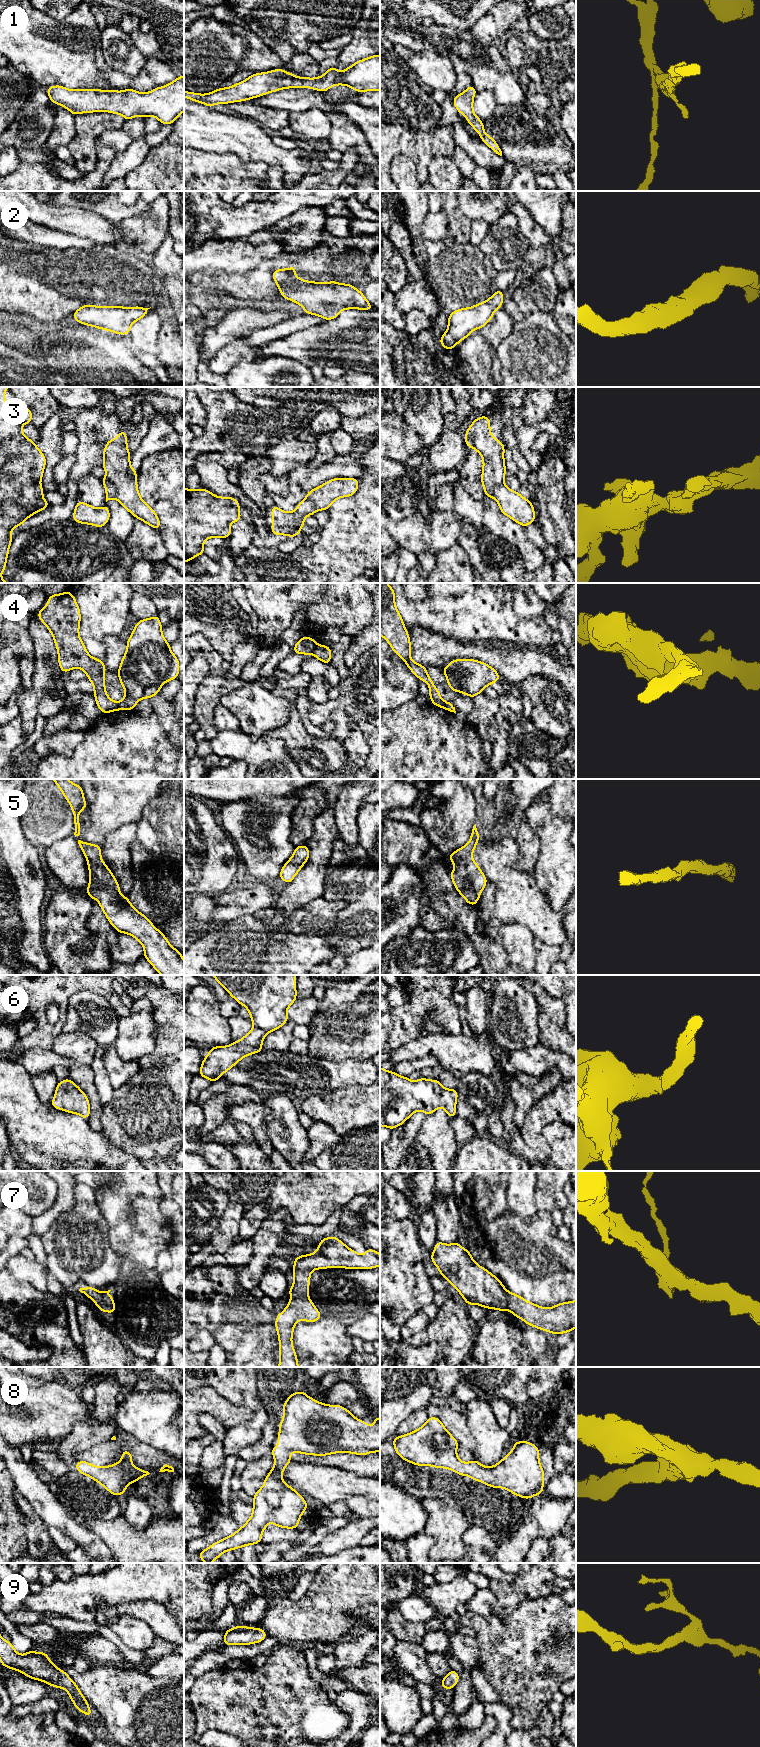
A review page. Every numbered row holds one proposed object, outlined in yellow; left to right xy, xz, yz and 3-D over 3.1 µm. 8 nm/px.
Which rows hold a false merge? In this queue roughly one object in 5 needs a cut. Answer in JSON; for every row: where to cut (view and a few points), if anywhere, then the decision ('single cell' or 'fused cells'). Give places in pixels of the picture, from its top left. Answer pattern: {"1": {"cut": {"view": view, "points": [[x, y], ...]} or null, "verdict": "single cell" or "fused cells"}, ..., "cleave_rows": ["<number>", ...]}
{"1": {"cut": null, "verdict": "single cell"}, "2": {"cut": null, "verdict": "single cell"}, "3": {"cut": {"view": "xy", "points": [[105, 476], [115, 487], [116, 498]]}, "verdict": "fused cells"}, "4": {"cut": {"view": "xz", "points": [[317, 645], [311, 653]]}, "verdict": "fused cells"}, "5": {"cut": null, "verdict": "single cell"}, "6": {"cut": null, "verdict": "single cell"}, "7": {"cut": null, "verdict": "single cell"}, "8": {"cut": null, "verdict": "single cell"}, "9": {"cut": null, "verdict": "single cell"}, "cleave_rows": ["3", "4"]}

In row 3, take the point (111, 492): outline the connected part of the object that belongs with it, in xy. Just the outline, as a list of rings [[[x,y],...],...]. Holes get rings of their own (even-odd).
[[[102,478],[102,482],[106,489],[106,502],[110,499],[116,499],[117,489],[116,487],[106,478]]]

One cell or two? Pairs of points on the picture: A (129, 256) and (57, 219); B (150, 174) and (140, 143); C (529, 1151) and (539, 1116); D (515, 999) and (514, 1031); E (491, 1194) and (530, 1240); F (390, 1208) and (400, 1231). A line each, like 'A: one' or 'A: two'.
A: two
B: two
C: one
D: one
E: two
F: two

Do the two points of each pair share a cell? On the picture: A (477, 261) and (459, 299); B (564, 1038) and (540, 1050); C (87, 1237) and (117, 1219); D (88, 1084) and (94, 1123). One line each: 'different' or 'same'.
A: same
B: different
C: different
D: same

